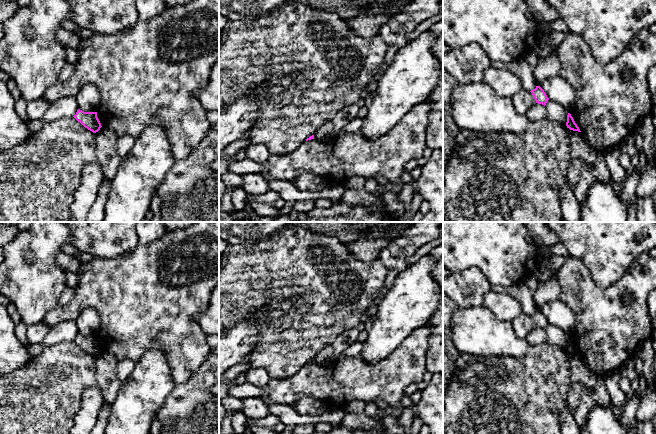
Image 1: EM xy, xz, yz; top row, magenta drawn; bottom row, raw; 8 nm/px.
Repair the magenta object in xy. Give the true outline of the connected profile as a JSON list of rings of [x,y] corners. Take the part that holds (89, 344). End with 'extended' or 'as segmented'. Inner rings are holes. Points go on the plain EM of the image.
[[[78,333],[73,341],[93,357],[98,356],[102,351],[97,341],[97,336],[84,336]]]; as segmented

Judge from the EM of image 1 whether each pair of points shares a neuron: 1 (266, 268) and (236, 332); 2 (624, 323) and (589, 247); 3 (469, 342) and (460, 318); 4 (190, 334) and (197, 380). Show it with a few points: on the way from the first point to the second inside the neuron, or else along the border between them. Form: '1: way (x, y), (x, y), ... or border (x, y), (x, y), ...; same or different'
1: border (263, 308), (253, 315), (235, 321), (229, 326); different
2: border (589, 270), (601, 286), (626, 271); different
3: way (469, 336), (469, 327), (466, 324); same
4: border (208, 355), (189, 378), (184, 382), (176, 384); different

